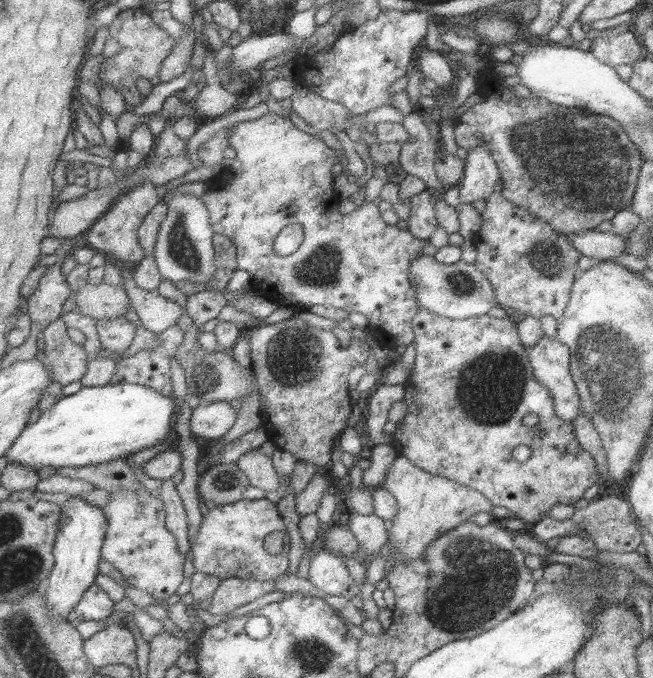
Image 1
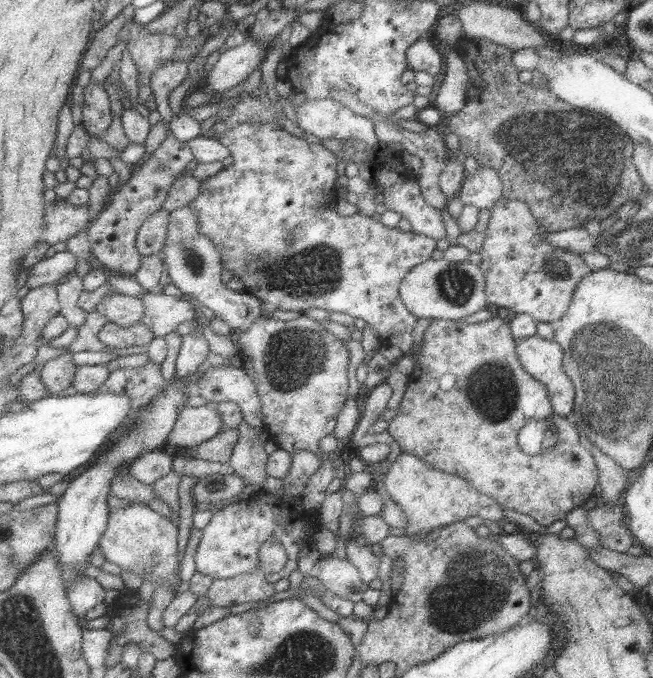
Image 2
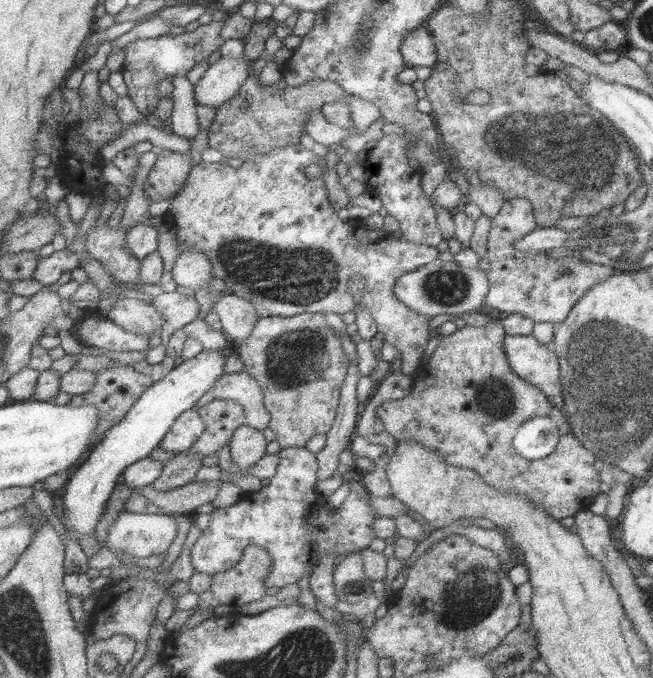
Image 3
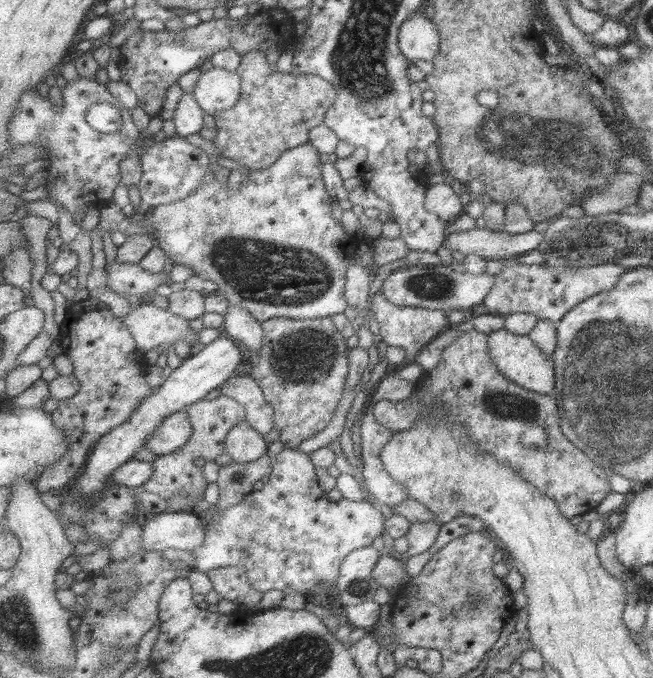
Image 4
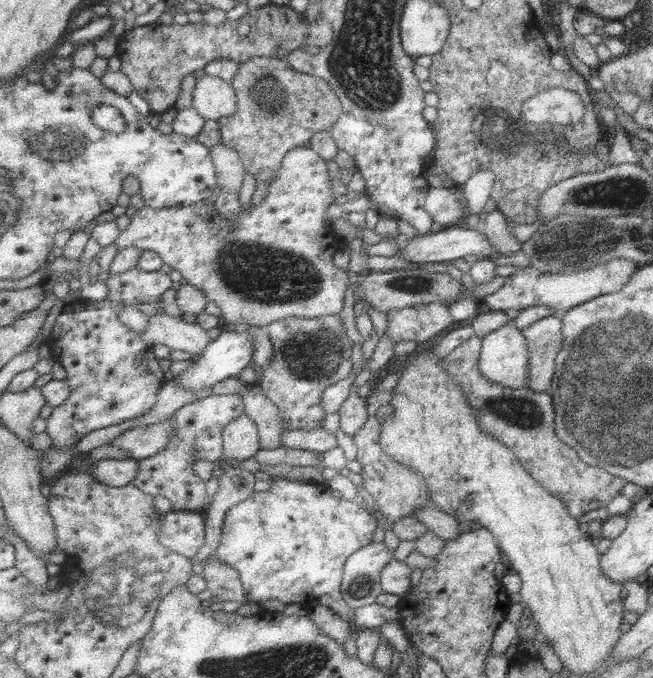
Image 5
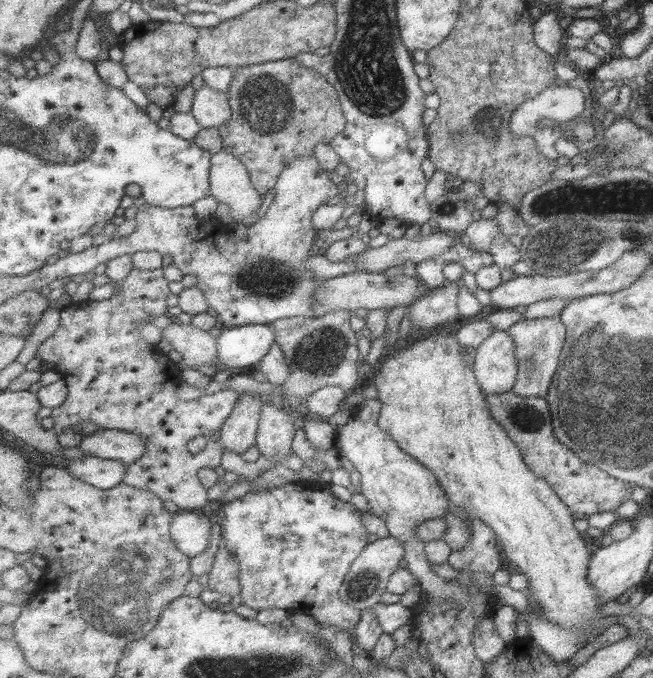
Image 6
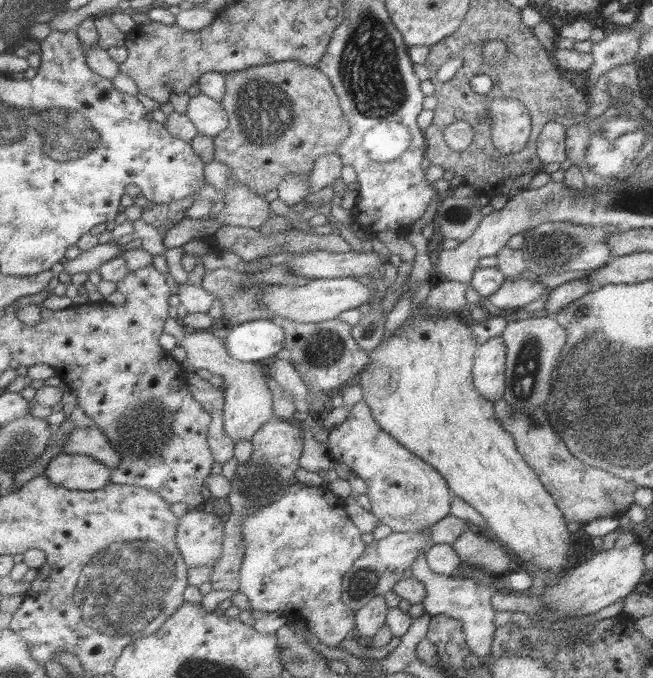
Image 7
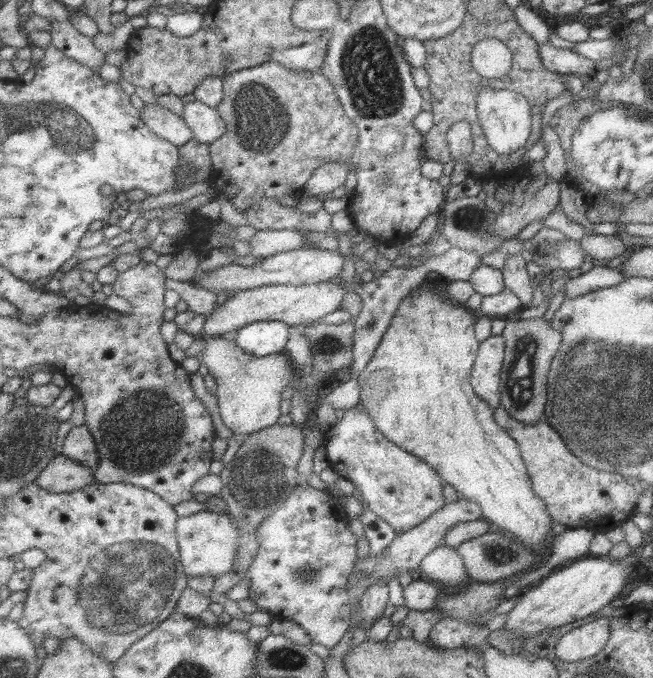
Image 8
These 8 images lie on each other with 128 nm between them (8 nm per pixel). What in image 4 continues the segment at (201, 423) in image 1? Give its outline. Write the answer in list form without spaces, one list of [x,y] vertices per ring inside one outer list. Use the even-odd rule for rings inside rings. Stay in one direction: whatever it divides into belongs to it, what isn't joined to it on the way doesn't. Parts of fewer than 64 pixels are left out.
[[[187,410],[175,411],[164,418],[164,423],[156,428],[146,447],[155,455],[166,455],[185,446],[193,432],[193,424]]]

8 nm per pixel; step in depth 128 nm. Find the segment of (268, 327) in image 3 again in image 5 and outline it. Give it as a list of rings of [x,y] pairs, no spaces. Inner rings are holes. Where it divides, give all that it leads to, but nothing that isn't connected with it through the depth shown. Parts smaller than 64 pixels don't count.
[[[339,314],[317,319],[290,317],[267,327],[276,353],[267,368],[258,370],[265,396],[280,410],[287,431],[323,426],[323,392],[345,380],[353,370],[353,341],[347,336]]]

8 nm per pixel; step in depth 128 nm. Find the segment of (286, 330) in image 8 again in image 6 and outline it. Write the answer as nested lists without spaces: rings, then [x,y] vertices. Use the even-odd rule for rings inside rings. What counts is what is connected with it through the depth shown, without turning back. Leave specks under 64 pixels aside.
[[[247,324],[245,326],[223,327],[218,338],[220,362],[216,366],[221,370],[229,368],[249,368],[259,364],[272,350],[276,343],[277,330],[269,324]]]

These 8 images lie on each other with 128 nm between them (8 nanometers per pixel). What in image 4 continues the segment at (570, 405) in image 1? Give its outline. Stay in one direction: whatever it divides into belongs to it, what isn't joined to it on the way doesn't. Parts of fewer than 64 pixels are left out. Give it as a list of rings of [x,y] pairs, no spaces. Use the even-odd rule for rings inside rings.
[[[501,328],[487,335],[486,351],[491,364],[510,382],[537,394],[553,392],[552,358],[545,356],[526,335],[517,335]]]

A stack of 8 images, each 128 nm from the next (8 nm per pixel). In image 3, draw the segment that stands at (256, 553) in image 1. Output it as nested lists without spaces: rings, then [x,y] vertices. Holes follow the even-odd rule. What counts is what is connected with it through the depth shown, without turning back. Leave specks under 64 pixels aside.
[[[306,447],[282,449],[280,463],[271,482],[257,492],[244,492],[234,505],[211,512],[211,524],[192,549],[196,572],[213,576],[237,566],[247,546],[256,545],[269,551],[273,564],[266,576],[267,588],[285,588],[300,582],[328,554],[352,555],[363,551],[376,537],[374,520],[378,514],[370,505],[361,474],[349,476],[350,495],[337,510],[331,510],[327,497],[318,487],[321,464],[317,452]]]

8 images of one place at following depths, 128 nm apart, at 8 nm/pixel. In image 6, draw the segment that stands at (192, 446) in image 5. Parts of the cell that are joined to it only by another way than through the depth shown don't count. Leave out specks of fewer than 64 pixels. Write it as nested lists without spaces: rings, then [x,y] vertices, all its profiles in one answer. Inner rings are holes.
[[[134,268],[129,277],[119,283],[121,286],[114,290],[110,299],[101,302],[86,300],[64,307],[58,329],[38,346],[35,357],[43,365],[55,370],[68,384],[67,401],[53,411],[56,420],[55,434],[61,434],[69,426],[78,431],[80,422],[84,420],[93,422],[98,428],[140,434],[146,444],[145,452],[139,460],[128,465],[124,483],[156,492],[164,501],[172,500],[185,511],[199,511],[209,504],[210,498],[208,489],[201,484],[197,474],[201,472],[201,468],[222,466],[224,445],[221,440],[212,440],[212,436],[222,430],[224,422],[236,408],[241,396],[235,390],[224,389],[197,400],[179,400],[177,391],[183,379],[179,363],[173,362],[157,343],[149,342],[139,334],[139,325],[151,323],[154,316],[167,314],[167,298],[171,294],[169,283],[163,269],[147,271]],[[201,435],[207,436],[207,445],[202,451],[191,454],[189,442],[195,436]]]

